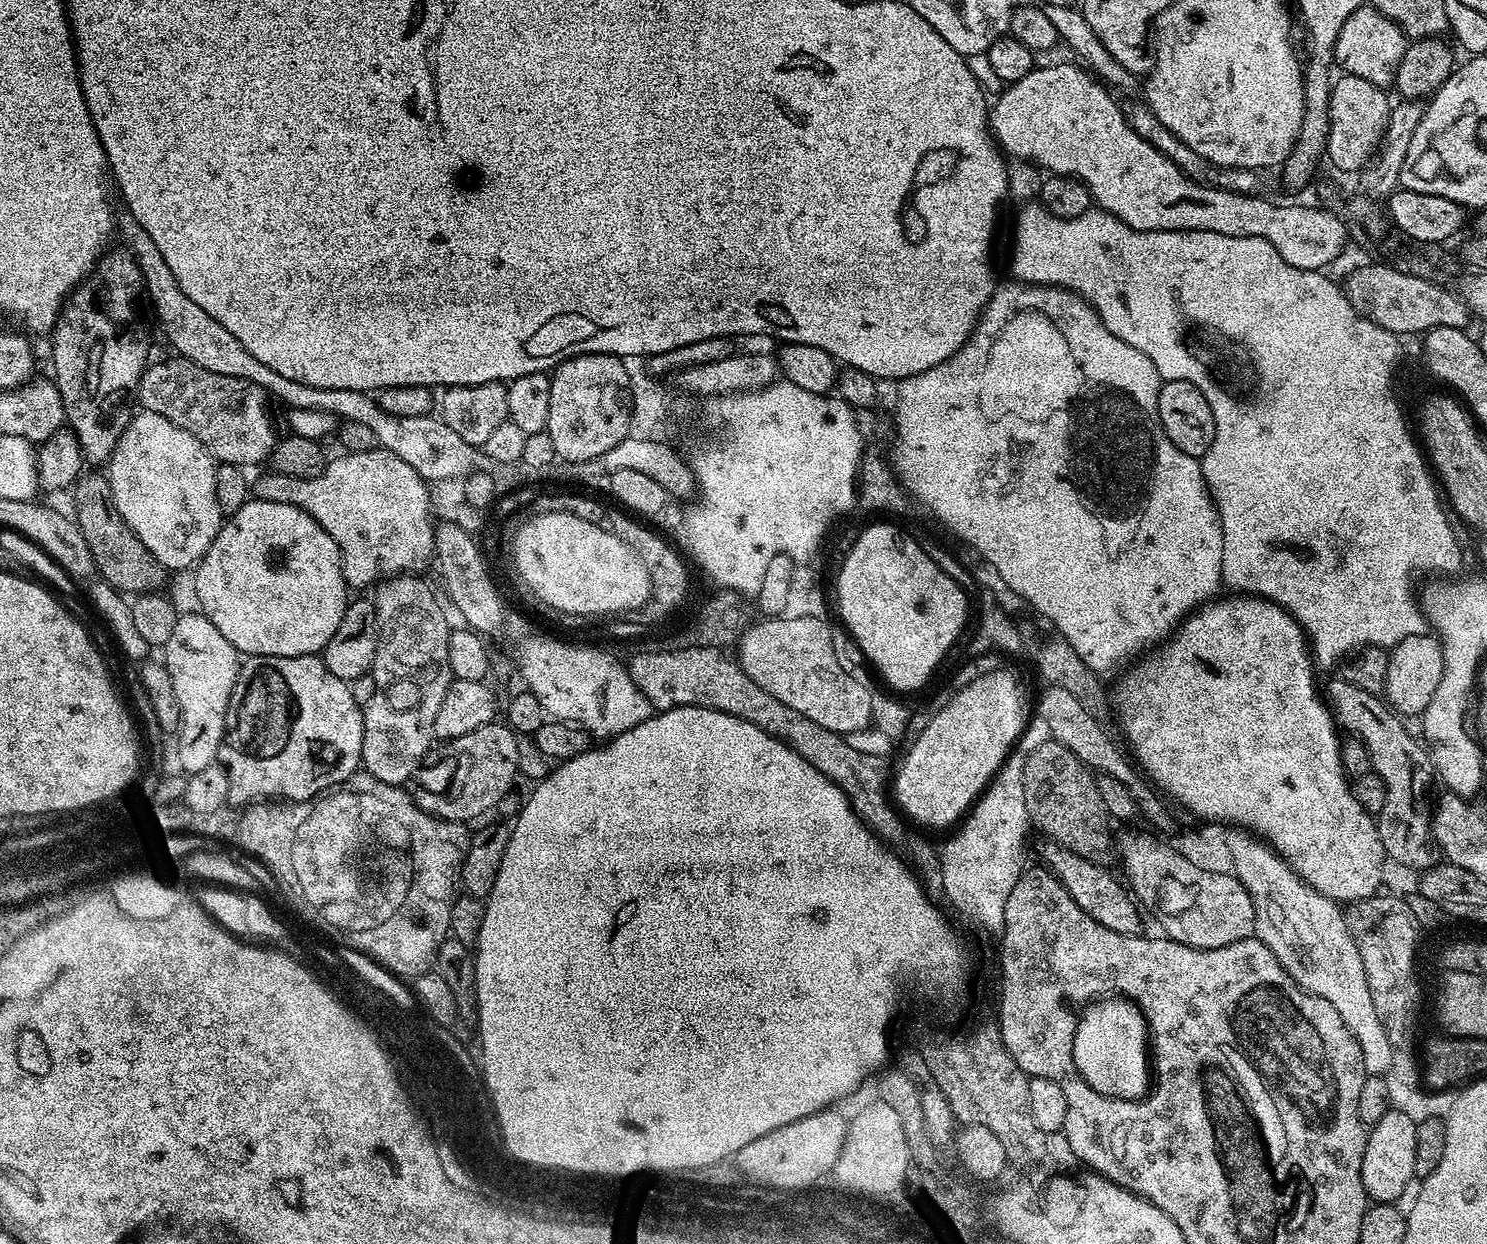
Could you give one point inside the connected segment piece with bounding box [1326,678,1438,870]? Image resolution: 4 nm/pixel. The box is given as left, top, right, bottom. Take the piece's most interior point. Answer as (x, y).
(1402, 761)

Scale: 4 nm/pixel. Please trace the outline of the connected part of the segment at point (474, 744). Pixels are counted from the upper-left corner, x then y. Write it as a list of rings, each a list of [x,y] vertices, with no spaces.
[[[504,722],[478,726],[478,730],[470,730],[470,734],[451,741],[448,752],[441,754],[437,764],[429,763],[419,769],[420,793],[414,796],[417,805],[440,820],[469,822],[486,815],[503,802],[504,795],[518,779],[517,741],[517,733]]]

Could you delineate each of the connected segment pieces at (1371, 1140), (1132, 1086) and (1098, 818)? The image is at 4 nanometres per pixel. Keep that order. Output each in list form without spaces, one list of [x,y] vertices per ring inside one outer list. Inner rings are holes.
[[[1388,1111],[1381,1120],[1371,1125],[1366,1150],[1362,1154],[1362,1186],[1369,1201],[1391,1204],[1408,1188],[1416,1176],[1416,1126],[1410,1114]]]
[[[1110,997],[1093,1001],[1083,1009],[1075,1028],[1072,1060],[1085,1082],[1103,1096],[1143,1099],[1152,1080],[1147,1024],[1132,1001]]]
[[[1048,738],[1040,743],[1030,754],[1025,755],[1023,764],[1023,789],[1025,791],[1026,812],[1033,829],[1040,830],[1051,843],[1070,850],[1087,861],[1095,864],[1109,865],[1114,856],[1114,838],[1106,832],[1103,825],[1106,821],[1104,804],[1098,794],[1095,775],[1091,769],[1083,764],[1077,756],[1072,754],[1066,746]]]

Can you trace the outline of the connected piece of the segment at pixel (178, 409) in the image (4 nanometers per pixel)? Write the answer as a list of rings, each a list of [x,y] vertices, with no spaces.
[[[171,358],[172,360],[160,360],[149,363],[143,374],[140,375],[140,383],[136,386],[135,399],[140,399],[139,407],[145,412],[162,414],[162,418],[170,418],[174,426],[182,426],[209,452],[213,460],[222,464],[260,464],[272,455],[272,448],[276,445],[278,433],[268,417],[268,404],[270,397],[258,386],[254,386],[249,380],[230,378],[226,374],[214,374],[214,370],[202,370],[194,362],[183,358]]]

